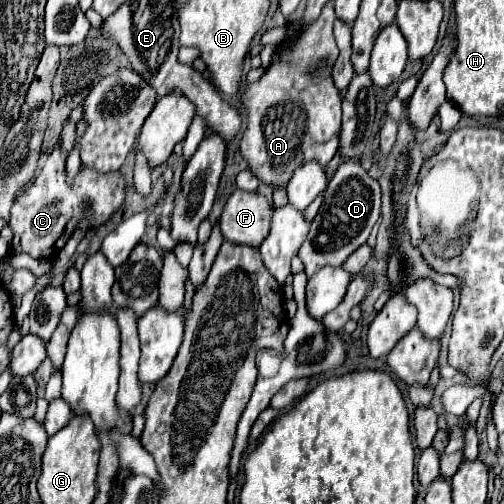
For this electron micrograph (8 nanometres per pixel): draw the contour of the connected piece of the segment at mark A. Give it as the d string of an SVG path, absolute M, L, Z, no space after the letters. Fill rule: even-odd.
M333 1L323 7L321 17L299 33L293 45L277 47L271 67L259 83L253 83L243 93L247 131L241 139L241 155L251 171L267 185L287 187L293 171L305 161L327 165L339 145L341 129L341 95L335 89L329 71L339 49L333 37ZM319 59L327 59L325 71L317 73Z

